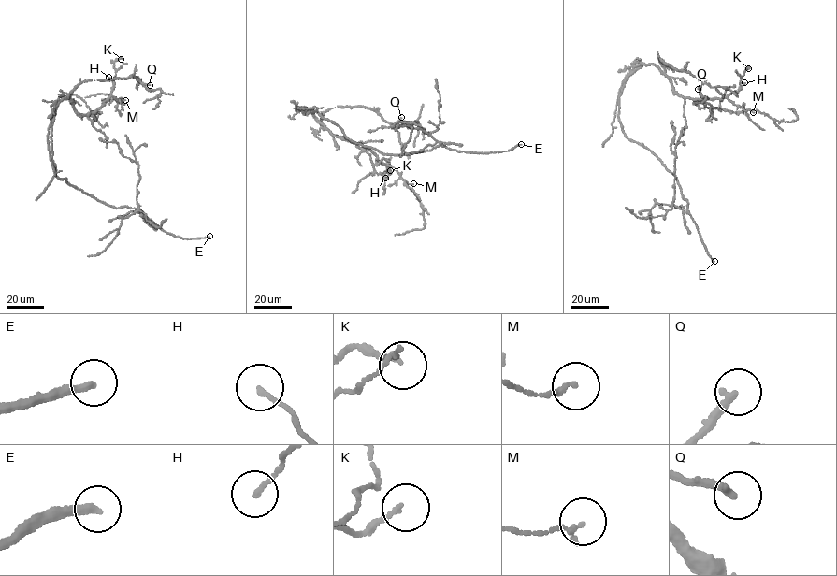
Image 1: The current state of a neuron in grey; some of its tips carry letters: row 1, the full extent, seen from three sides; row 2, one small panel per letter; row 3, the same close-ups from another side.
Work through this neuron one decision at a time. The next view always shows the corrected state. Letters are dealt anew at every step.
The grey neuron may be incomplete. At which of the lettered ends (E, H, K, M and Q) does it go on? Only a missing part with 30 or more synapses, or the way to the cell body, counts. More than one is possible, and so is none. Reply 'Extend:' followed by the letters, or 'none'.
Extend: E, Q

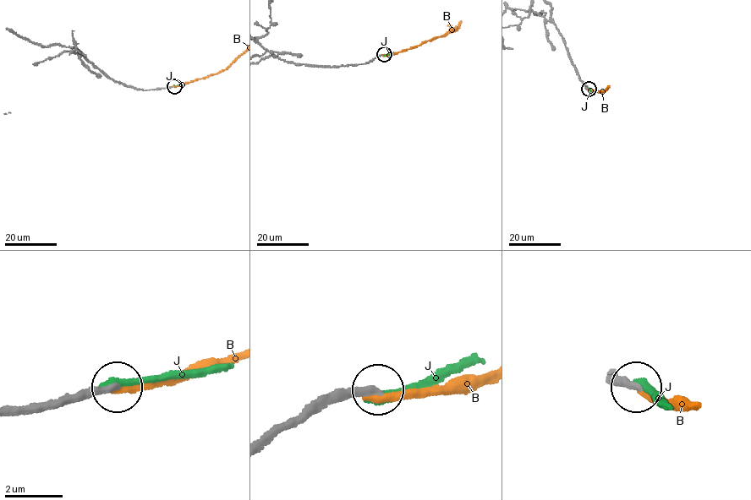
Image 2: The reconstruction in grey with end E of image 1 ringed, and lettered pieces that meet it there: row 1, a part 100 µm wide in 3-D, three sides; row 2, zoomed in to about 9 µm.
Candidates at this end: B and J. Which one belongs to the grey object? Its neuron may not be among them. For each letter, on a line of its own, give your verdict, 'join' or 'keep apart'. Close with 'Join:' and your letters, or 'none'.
B: keep apart
J: keep apart
Join: none

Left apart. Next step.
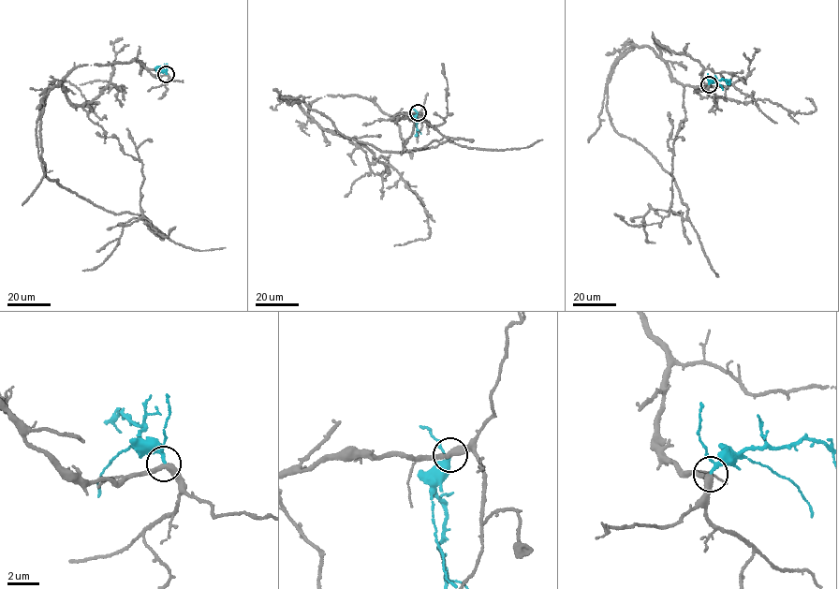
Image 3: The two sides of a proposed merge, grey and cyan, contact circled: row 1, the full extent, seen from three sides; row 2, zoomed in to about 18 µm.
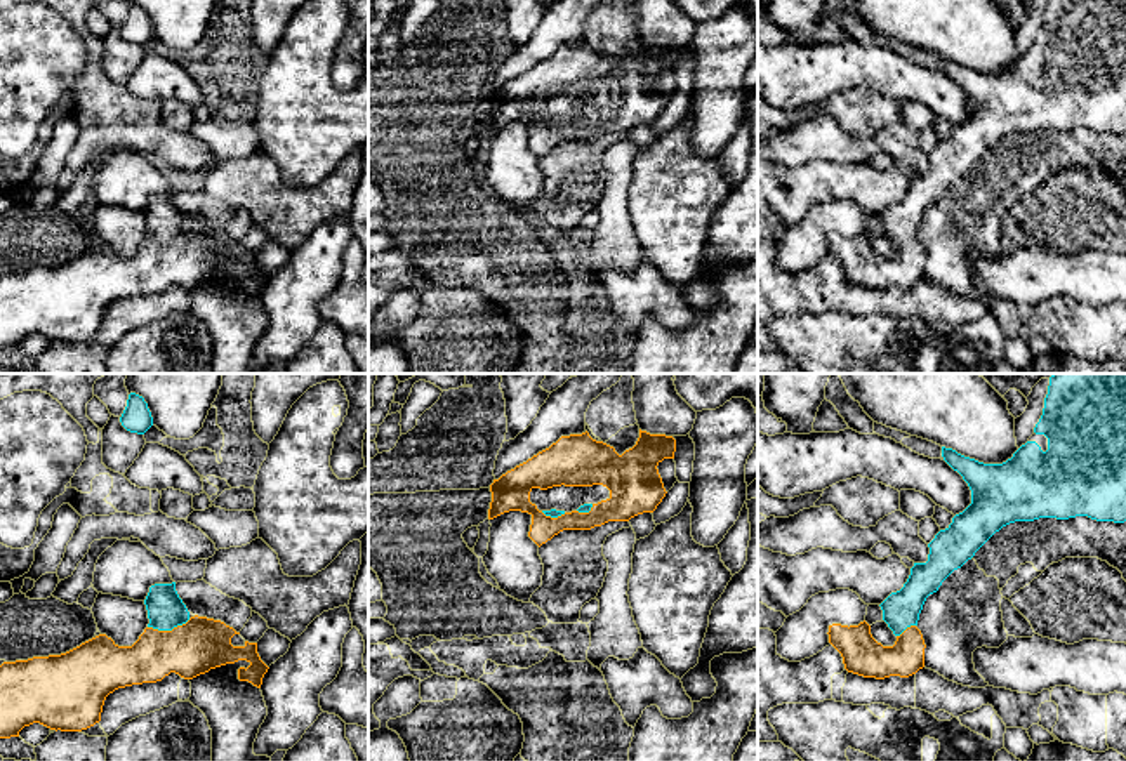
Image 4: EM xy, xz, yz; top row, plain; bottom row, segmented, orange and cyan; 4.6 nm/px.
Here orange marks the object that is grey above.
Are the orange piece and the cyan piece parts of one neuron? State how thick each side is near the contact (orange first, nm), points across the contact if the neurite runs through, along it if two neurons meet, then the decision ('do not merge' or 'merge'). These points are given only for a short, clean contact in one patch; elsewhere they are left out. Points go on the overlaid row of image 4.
calibres 240 and 180 nm; way xy (193, 648), (183, 645), (169, 631), (165, 610); merge

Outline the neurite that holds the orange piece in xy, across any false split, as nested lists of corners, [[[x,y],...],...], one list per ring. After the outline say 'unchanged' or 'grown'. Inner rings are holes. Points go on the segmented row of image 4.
[[[176,582],[151,586],[144,605],[148,610],[149,624],[132,646],[118,646],[106,634],[99,634],[61,655],[3,662],[0,665],[0,738],[19,737],[19,731],[33,723],[40,723],[56,731],[87,730],[101,721],[103,705],[109,693],[132,685],[162,681],[170,672],[176,672],[184,679],[193,679],[200,674],[209,672],[210,669],[235,664],[238,660],[247,660],[250,665],[247,669],[238,669],[238,679],[248,681],[254,686],[261,688],[262,678],[269,667],[261,660],[257,653],[257,643],[245,641],[243,646],[233,646],[231,638],[240,634],[233,627],[226,625],[221,620],[198,615],[191,617],[176,591]]]; grown

